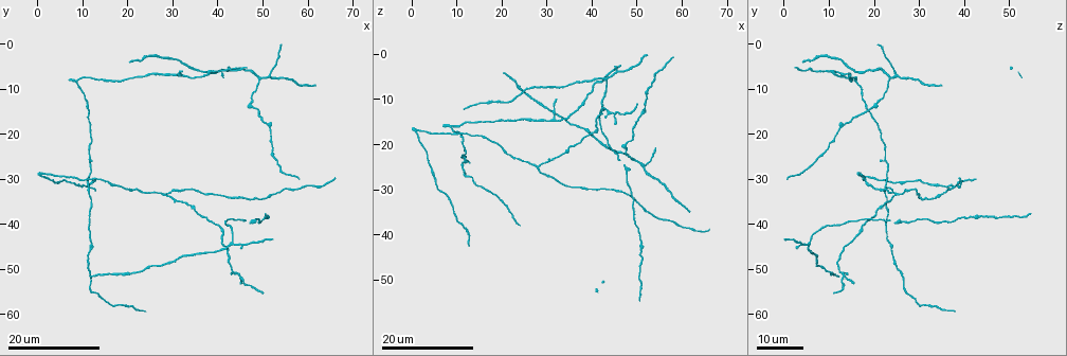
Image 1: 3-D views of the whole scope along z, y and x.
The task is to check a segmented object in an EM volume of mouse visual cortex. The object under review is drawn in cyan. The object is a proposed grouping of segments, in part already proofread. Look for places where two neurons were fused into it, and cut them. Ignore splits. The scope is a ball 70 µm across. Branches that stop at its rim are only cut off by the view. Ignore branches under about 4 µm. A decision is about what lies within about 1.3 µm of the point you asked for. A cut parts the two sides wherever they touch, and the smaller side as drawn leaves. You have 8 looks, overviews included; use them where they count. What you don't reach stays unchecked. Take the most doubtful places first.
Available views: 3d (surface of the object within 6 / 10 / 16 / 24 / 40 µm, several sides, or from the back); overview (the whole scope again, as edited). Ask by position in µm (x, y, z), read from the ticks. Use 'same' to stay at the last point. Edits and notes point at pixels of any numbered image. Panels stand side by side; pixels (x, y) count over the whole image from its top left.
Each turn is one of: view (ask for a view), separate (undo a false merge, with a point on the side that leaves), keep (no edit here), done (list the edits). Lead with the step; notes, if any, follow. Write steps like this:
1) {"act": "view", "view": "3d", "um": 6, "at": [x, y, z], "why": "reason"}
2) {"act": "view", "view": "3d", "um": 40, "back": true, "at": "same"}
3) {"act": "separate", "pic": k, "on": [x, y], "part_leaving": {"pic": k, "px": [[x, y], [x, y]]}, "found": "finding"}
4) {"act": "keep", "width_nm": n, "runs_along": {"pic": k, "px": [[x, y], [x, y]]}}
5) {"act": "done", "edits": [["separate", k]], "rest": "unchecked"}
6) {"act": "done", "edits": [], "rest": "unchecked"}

{"act": "view", "view": "3d", "um": 24, "at": [11.5, 31.5, 22.5], "why": "two arms in line, one across"}

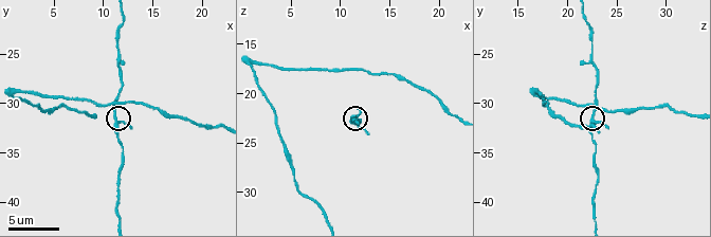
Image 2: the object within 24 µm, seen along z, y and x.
{"act": "view", "view": "3d", "um": 6, "at": [11.2, 31.8, 22.4]}

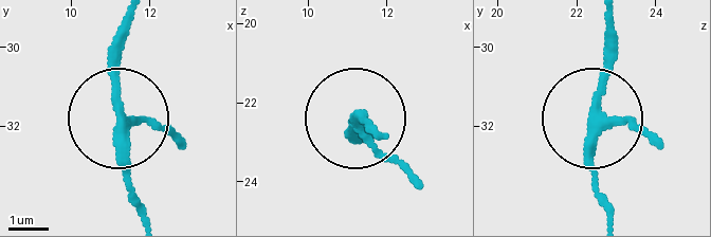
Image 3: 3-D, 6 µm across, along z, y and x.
{"act": "keep", "width_nm": 210, "found": "continuous, no second neuron"}

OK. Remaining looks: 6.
{"act": "view", "view": "3d", "um": 16, "at": [40.5, 40.5, 17.5], "why": "arms part here"}

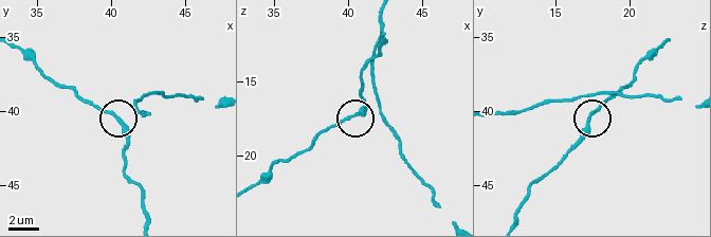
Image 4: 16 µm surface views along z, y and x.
{"act": "view", "view": "3d", "um": 10, "at": [40.6, 40.6, 17.2]}

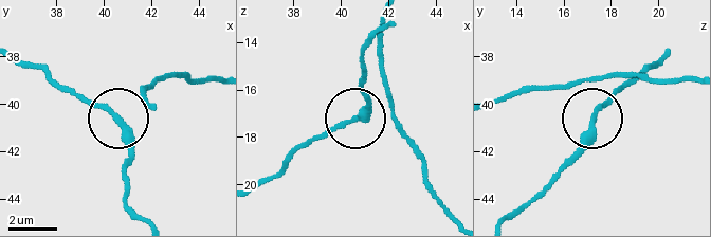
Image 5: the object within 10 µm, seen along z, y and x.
{"act": "keep", "runs_along": {"pic": 5, "px": [[663, 54], [597, 114], [589, 139], [563, 167]]}, "found": "all the same neuron"}

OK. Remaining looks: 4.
{"act": "view", "view": "3d", "um": 24, "at": [33.5, 6.5, 14.5], "why": "thin arm on a thick one"}

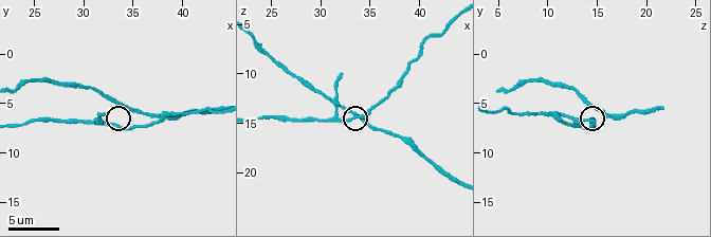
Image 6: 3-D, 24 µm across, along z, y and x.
{"act": "view", "view": "3d", "um": 6, "at": [33.0, 7.0, 14.6]}

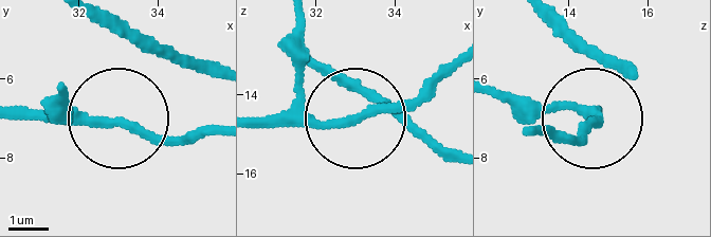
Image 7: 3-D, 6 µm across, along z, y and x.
{"act": "keep", "runs_along": {"pic": 7, "px": [[18, 114], [109, 114], [160, 134], [206, 134]]}, "found": "one neuron here"}

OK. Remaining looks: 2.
{"act": "view", "view": "3d", "um": 24, "at": [49.0, 8.0, 23.5]}

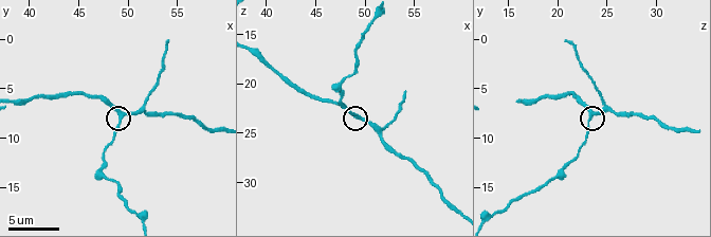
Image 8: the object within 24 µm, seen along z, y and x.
{"act": "view", "view": "3d", "um": 10, "at": [49.4, 7.8, 23.2], "why": "closer look"}

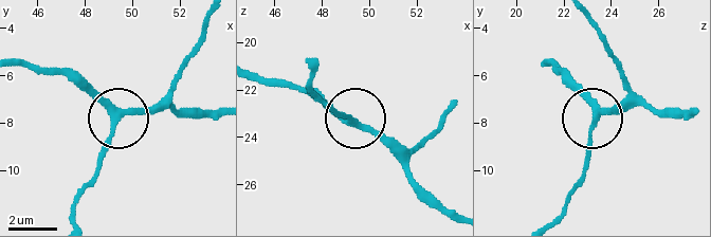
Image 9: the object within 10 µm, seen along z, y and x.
{"act": "keep", "arms": 3, "runs_along": {"pic": 9, "px": [[546, 67], [595, 115], [582, 186]]}, "found": "one neuron here"}

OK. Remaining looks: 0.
{"act": "done", "edits": [], "rest": "unchecked"}

